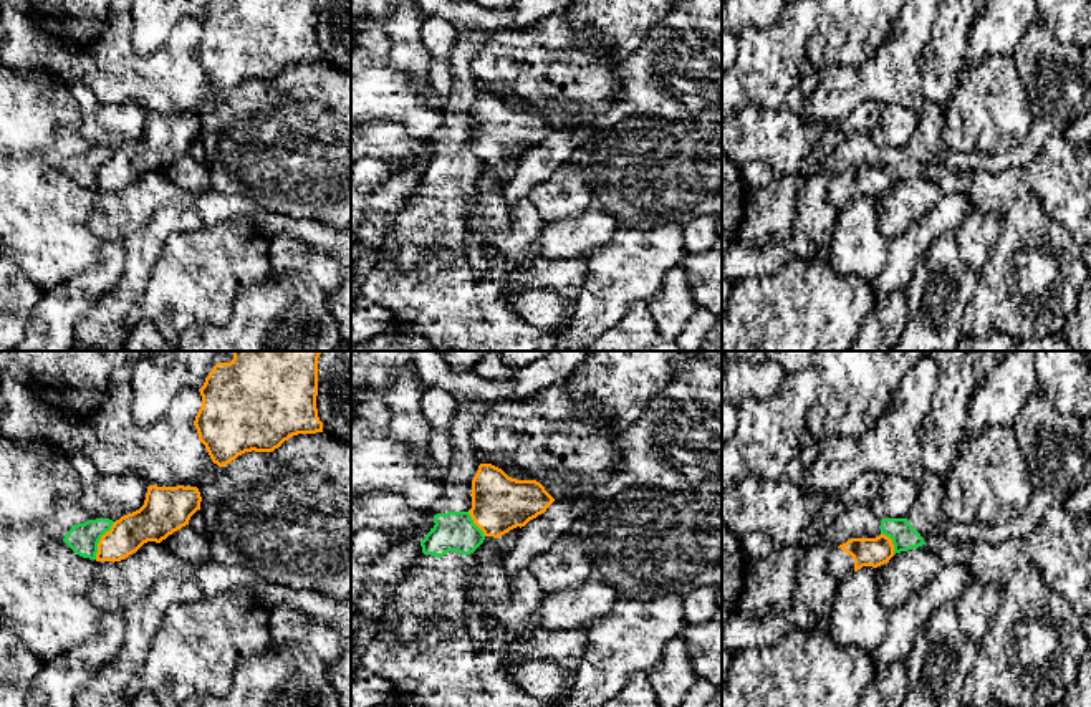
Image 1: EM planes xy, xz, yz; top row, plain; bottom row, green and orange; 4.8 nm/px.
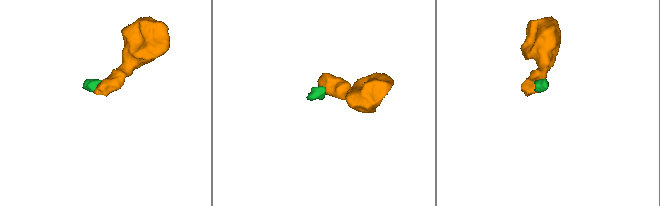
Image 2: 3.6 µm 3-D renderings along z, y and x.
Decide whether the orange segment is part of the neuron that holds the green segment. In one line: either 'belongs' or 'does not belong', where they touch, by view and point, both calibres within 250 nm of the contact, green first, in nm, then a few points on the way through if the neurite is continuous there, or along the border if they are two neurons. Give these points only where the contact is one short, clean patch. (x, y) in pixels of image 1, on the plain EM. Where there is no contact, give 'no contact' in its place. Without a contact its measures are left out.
does not belong; contact xy (100, 168); calibres 150 and 170 nm; border xy (115, 151), (101, 166), (95, 187)

